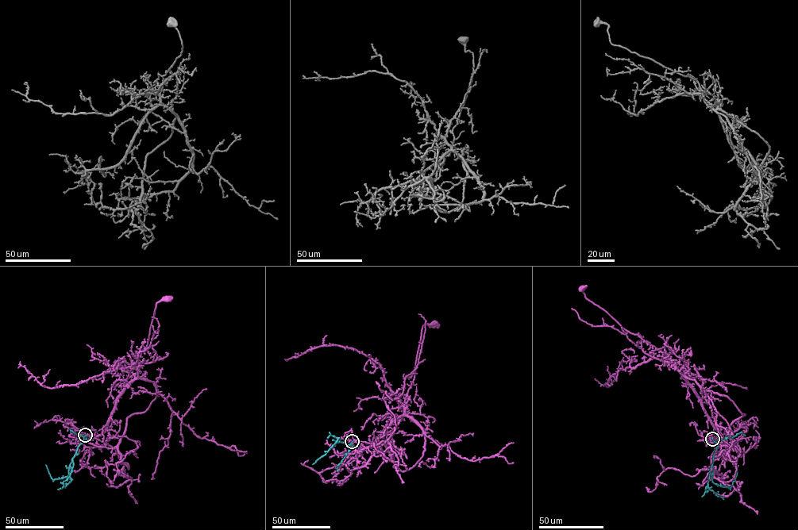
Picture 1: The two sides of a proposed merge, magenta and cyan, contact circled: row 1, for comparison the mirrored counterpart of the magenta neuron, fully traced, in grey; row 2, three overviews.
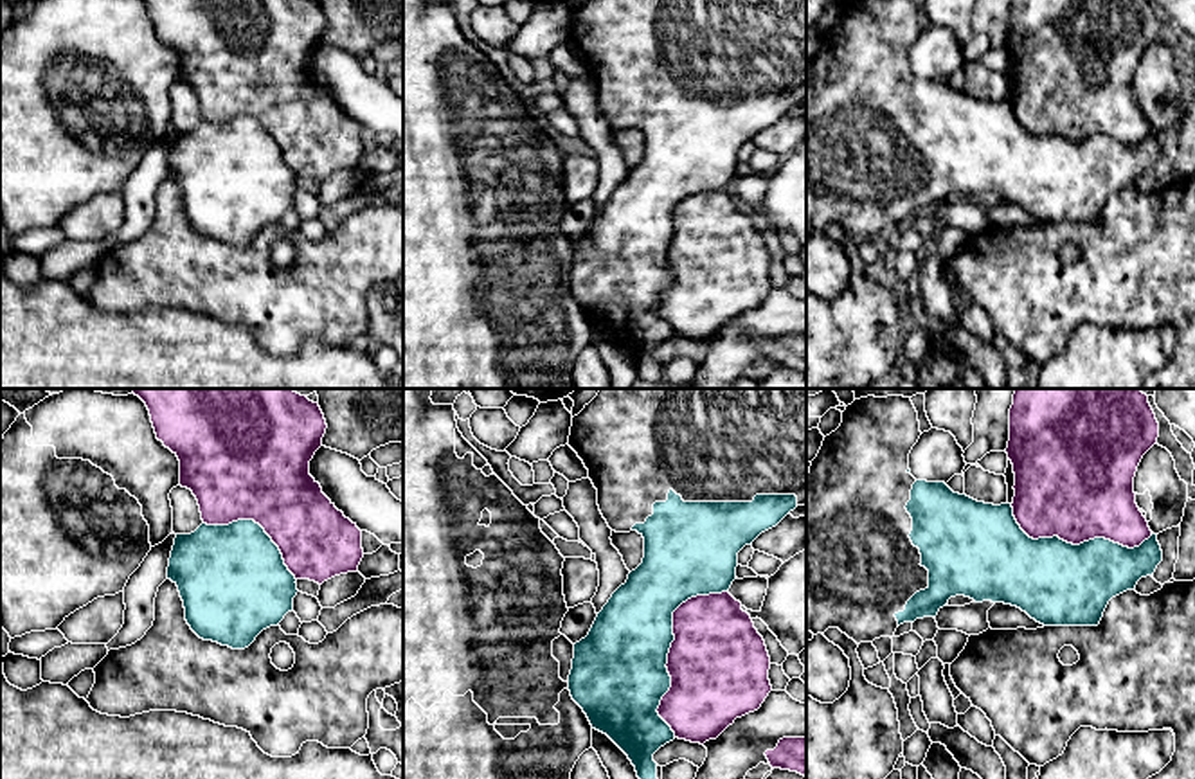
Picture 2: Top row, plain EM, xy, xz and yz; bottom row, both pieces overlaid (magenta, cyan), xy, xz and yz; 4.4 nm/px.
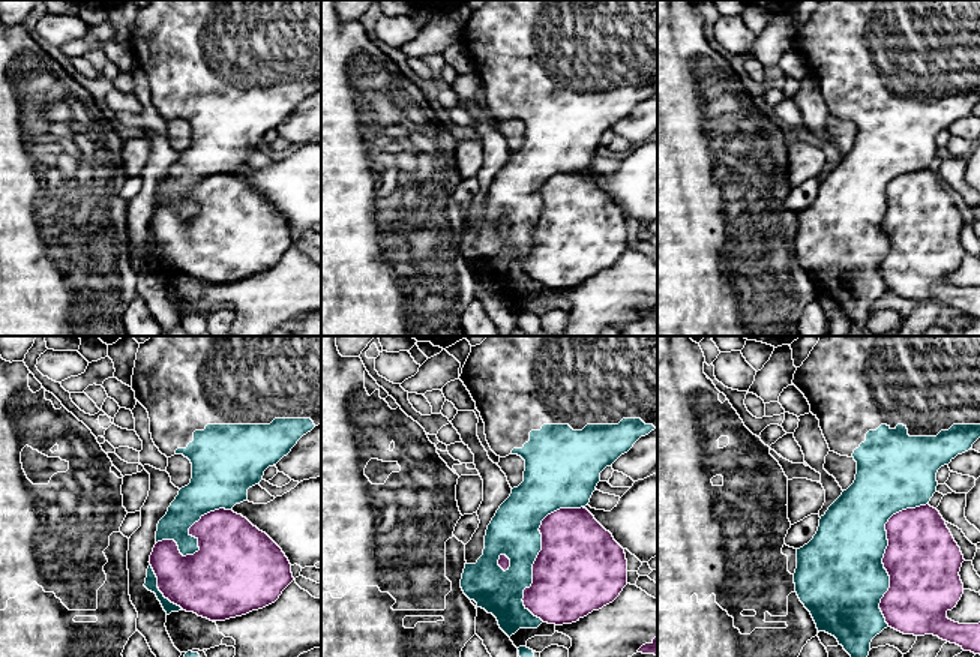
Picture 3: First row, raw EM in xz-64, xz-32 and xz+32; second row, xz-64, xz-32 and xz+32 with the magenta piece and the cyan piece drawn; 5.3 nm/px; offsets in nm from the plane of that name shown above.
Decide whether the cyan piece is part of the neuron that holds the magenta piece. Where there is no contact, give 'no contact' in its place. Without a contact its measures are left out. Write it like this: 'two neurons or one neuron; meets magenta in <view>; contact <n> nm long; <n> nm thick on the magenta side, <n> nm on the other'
two neurons; meets magenta in xz; contact 700 nm long; 440 nm thick on the magenta side, 420 nm on the other

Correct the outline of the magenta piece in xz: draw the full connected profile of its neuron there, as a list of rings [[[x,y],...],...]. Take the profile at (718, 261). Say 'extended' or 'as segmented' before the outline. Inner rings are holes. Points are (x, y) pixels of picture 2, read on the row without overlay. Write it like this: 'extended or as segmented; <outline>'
as segmented; [[[729,189],[696,193],[682,200],[673,209],[673,232],[666,261],[671,284],[657,309],[675,335],[704,342],[716,336],[736,315],[761,304],[772,288],[770,254],[750,212]]]

